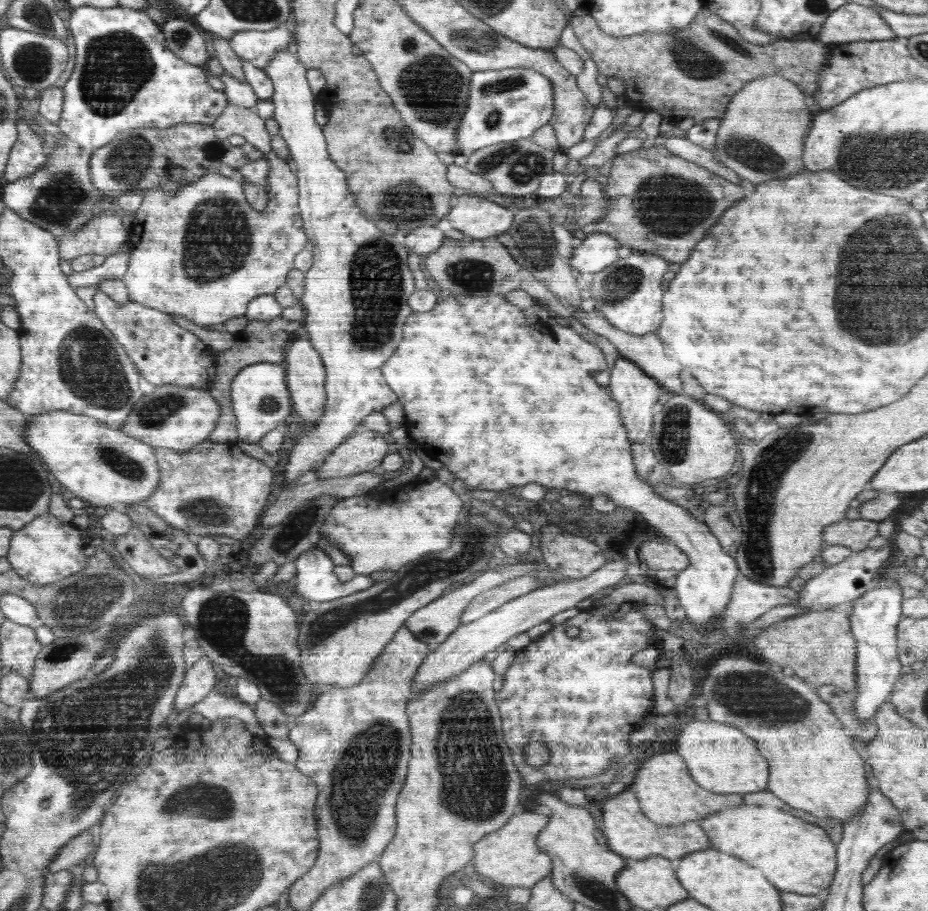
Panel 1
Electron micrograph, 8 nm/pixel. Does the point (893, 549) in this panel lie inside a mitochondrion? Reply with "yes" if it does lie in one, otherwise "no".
no

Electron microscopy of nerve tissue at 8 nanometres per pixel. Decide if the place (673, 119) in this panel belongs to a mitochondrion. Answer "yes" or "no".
no

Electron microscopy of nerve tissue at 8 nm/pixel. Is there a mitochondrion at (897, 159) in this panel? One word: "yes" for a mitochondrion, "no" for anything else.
yes

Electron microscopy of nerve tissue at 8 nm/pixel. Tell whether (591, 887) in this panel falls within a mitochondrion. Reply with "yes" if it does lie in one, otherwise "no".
yes

